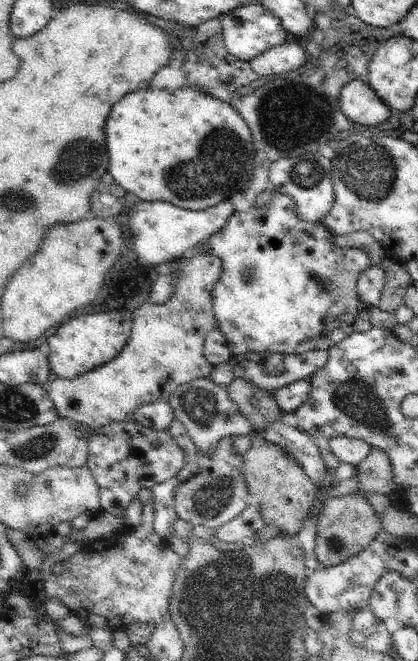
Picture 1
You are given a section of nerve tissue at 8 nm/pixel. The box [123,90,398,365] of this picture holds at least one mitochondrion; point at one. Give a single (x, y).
(230, 153)

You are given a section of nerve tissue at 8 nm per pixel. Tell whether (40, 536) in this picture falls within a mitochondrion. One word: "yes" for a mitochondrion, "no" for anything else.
no

